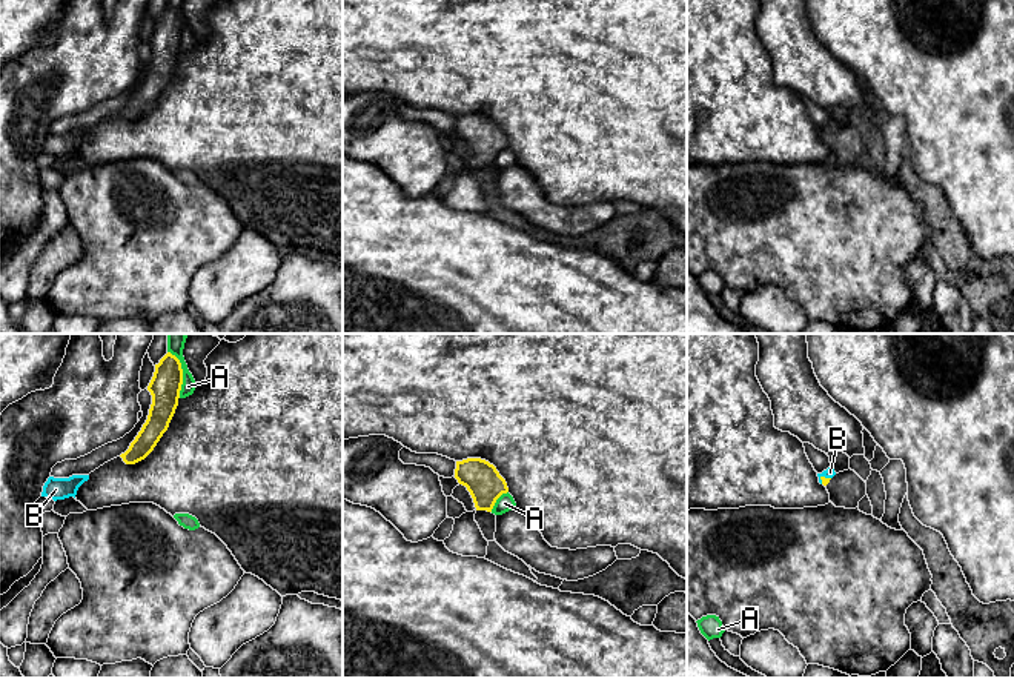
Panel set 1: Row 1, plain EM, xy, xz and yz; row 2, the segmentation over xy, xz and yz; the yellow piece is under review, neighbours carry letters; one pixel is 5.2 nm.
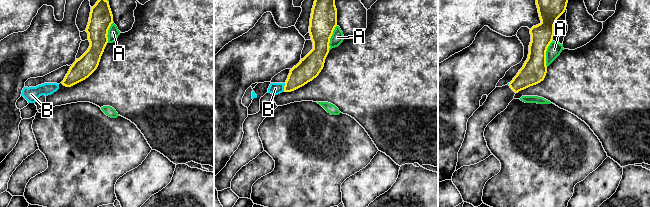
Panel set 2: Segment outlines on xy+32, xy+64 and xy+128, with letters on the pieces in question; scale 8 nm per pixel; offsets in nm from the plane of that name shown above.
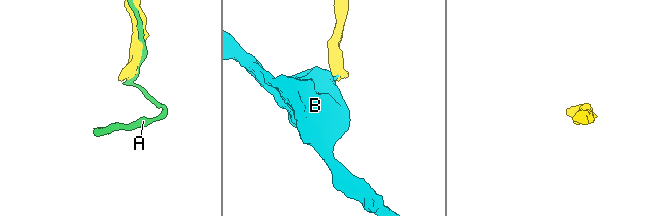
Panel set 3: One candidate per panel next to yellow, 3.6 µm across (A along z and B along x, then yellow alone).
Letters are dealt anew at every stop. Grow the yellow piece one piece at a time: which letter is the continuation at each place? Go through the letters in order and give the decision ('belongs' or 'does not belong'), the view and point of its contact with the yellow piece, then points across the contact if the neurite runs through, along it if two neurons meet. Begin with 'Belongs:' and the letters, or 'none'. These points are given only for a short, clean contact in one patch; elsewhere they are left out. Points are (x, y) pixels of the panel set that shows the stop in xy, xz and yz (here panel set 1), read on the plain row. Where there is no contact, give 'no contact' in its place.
Belongs: none
A: does not belong; meets yellow in xy at (182, 29)
B: does not belong; meets yellow in yz at (822, 132); border along yz (830, 132), (822, 132), (821, 139)

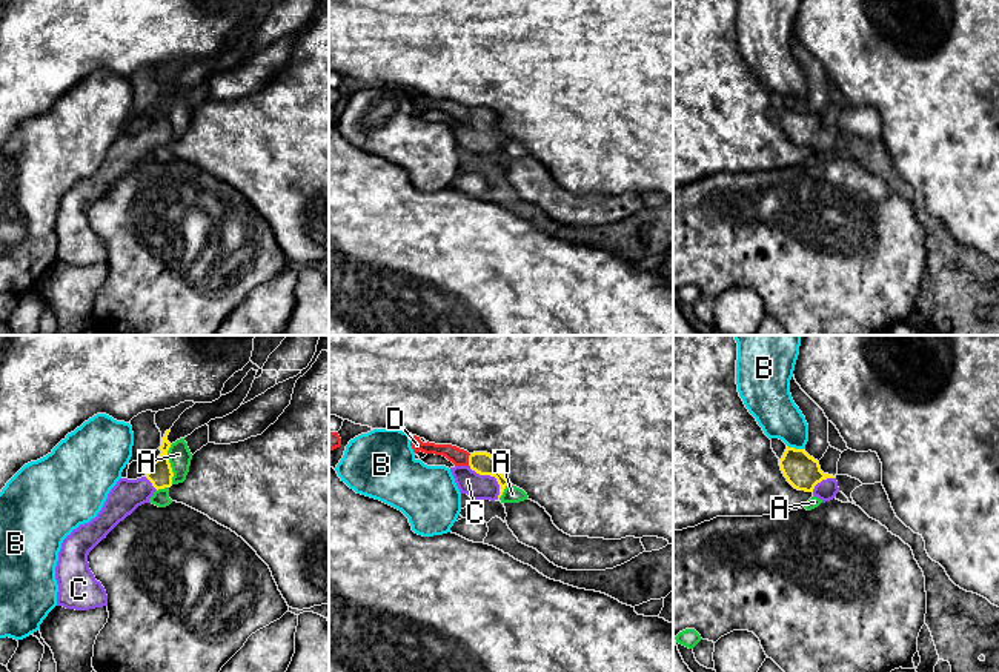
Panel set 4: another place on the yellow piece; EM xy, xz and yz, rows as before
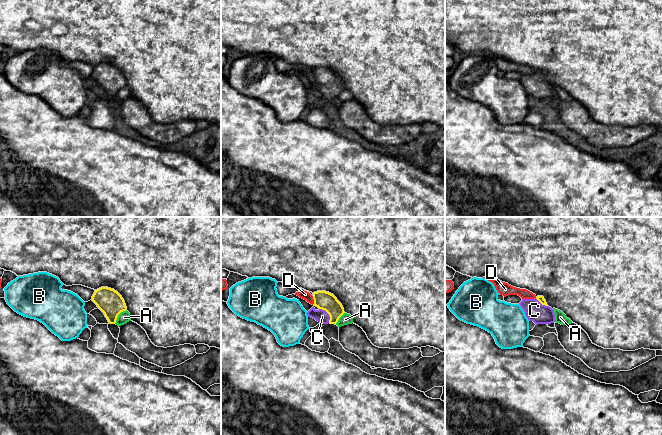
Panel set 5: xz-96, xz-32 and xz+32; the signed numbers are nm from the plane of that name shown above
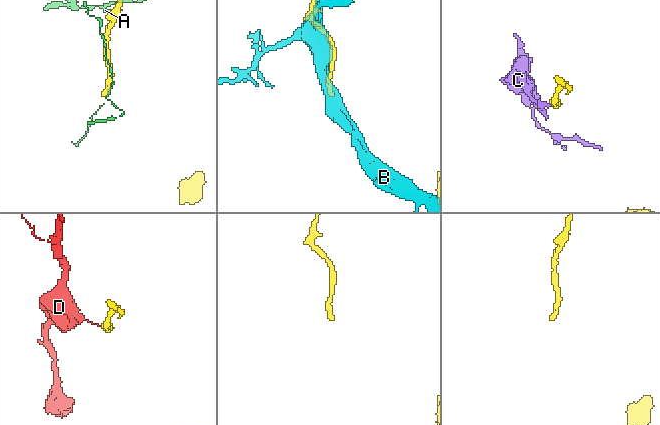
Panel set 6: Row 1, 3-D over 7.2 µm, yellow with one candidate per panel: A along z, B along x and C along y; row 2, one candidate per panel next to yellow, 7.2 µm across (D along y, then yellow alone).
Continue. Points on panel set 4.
Belongs: C
A: does not belong; meets yellow in xy at (169, 120)
B: does not belong; meets yellow in yz at (796, 105); border along yz (787, 100), (804, 105)
C: belongs; meets yellow in xz at (491, 131); runs through xz (483, 119), (483, 123), (491, 131), (477, 142)
D: does not belong; meets yellow in xz at (469, 116); border along xz (471, 109), (467, 120)

